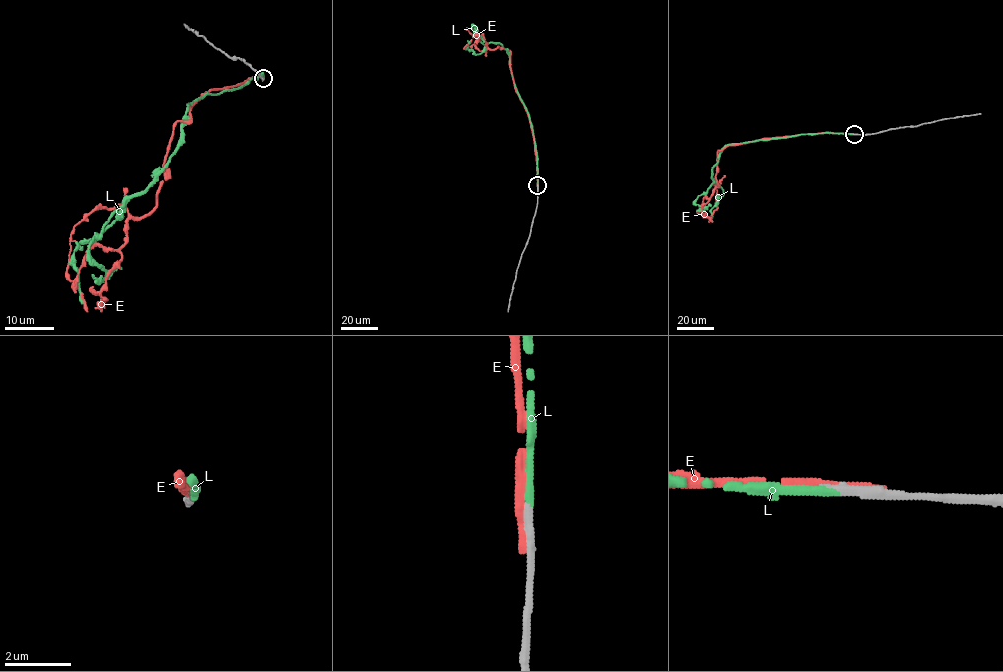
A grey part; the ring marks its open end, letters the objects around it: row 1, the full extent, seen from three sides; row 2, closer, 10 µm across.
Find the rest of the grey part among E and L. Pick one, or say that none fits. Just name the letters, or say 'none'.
L

